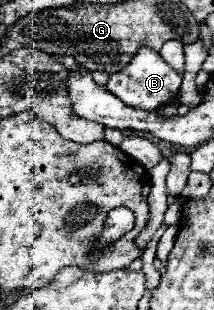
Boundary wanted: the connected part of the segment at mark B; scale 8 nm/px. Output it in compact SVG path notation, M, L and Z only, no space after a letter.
M141 47L141 51L133 55L133 59L125 65L125 69L109 75L109 81L103 87L107 91L113 91L113 95L117 95L123 103L131 107L137 107L143 111L157 111L161 105L177 97L181 83L183 83L181 71L175 71L173 67L169 67L169 63L151 47Z

